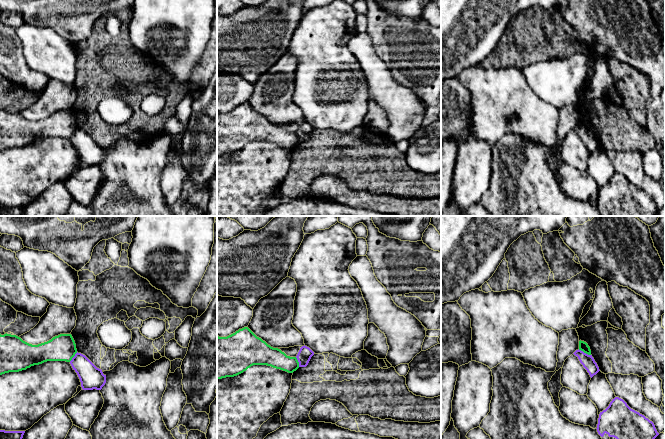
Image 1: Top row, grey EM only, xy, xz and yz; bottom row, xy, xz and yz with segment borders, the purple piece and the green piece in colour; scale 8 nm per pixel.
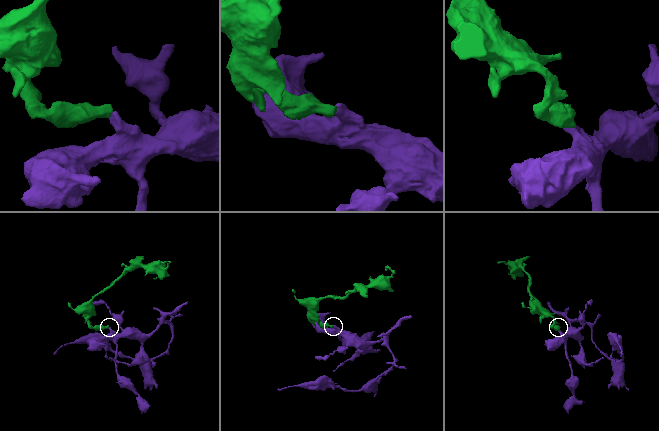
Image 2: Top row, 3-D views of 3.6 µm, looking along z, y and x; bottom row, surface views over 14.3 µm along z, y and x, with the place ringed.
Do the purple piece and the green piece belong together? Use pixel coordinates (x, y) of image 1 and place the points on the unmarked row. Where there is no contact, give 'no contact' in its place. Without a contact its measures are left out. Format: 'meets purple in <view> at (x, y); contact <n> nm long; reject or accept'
meets purple in yz at (583, 128); contact 120 nm long; reject

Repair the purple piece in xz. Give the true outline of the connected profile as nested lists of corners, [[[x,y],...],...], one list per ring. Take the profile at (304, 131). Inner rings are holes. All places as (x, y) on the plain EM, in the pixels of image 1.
[[[302,122],[296,132],[299,143],[306,143],[311,135],[311,133],[314,131],[314,128],[307,122]]]

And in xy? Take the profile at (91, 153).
[[[76,129],[70,137],[77,149],[83,166],[101,166],[106,159],[106,151],[97,144],[85,131]]]

